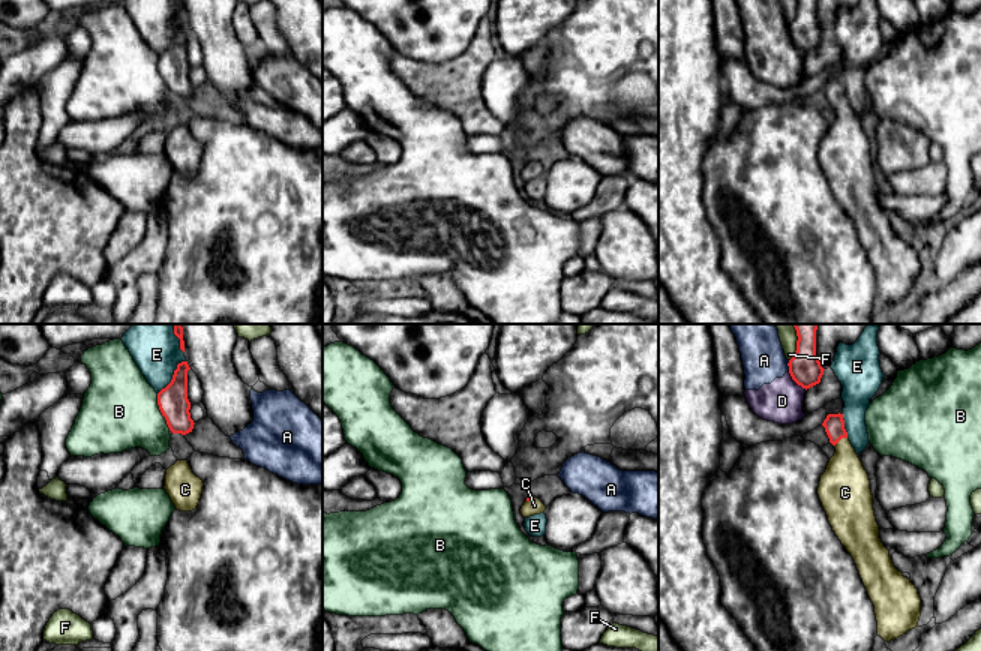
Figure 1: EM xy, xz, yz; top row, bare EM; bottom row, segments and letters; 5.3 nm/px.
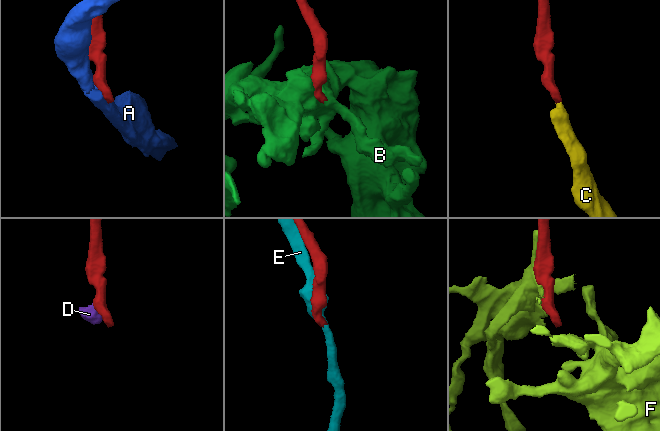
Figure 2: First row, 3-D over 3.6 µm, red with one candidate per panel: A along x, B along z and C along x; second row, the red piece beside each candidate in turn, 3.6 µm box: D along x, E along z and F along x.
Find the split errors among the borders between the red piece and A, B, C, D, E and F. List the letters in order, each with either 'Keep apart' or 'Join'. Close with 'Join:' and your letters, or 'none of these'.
A: Keep apart
B: Keep apart
C: Join
D: Keep apart
E: Keep apart
F: Keep apart
Join: C

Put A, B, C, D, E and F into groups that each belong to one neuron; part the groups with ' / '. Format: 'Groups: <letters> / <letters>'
Groups: A D / B / C / E / F

